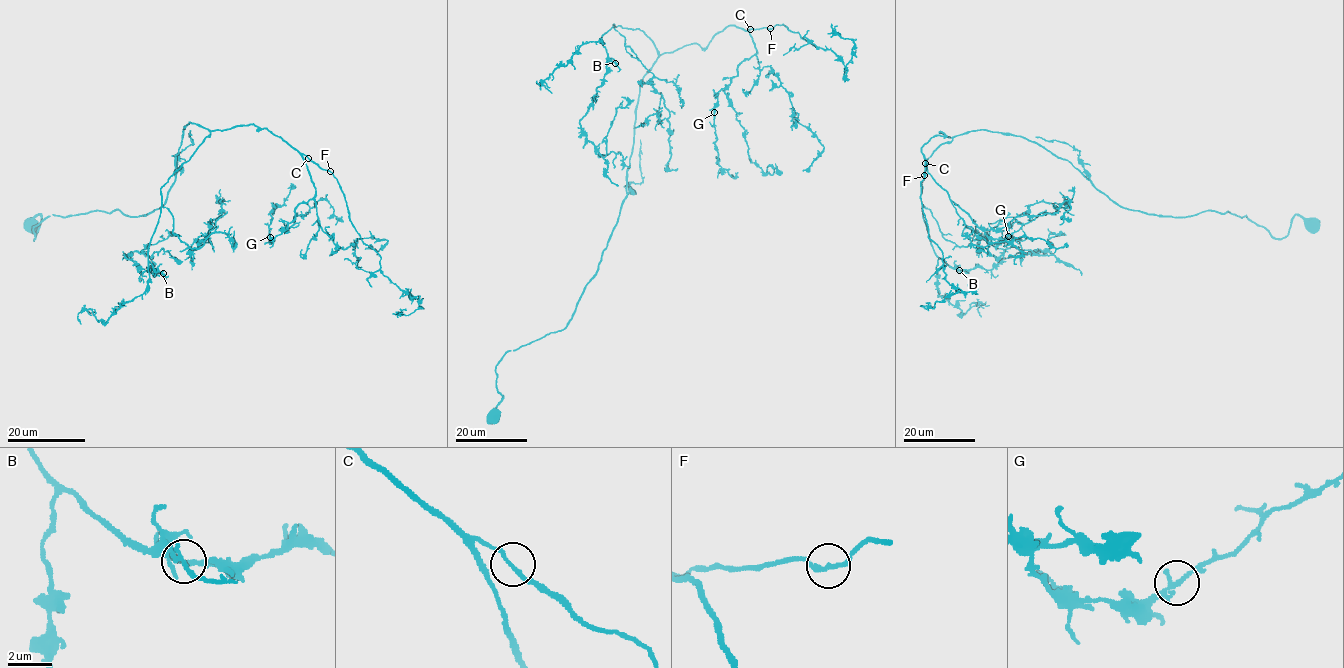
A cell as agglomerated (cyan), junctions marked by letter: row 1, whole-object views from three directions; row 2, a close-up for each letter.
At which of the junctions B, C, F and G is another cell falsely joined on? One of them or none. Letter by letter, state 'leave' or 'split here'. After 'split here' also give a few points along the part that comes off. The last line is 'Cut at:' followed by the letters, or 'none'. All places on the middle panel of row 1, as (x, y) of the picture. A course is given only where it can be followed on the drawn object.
B: leave
C: leave
F: leave
G: leave
Cut at: none

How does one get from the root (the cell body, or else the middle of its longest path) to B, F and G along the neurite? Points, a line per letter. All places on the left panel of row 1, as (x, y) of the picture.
B: (32, 224), (34, 239), (52, 214), (159, 208), (197, 124), (210, 133), (161, 189), (163, 273)
F: (32, 224), (39, 214), (34, 239), (52, 214), (159, 208), (190, 122), (266, 128), (330, 171)
G: (32, 224), (34, 239), (52, 214), (145, 215), (190, 122), (254, 124), (315, 189), (269, 236)

